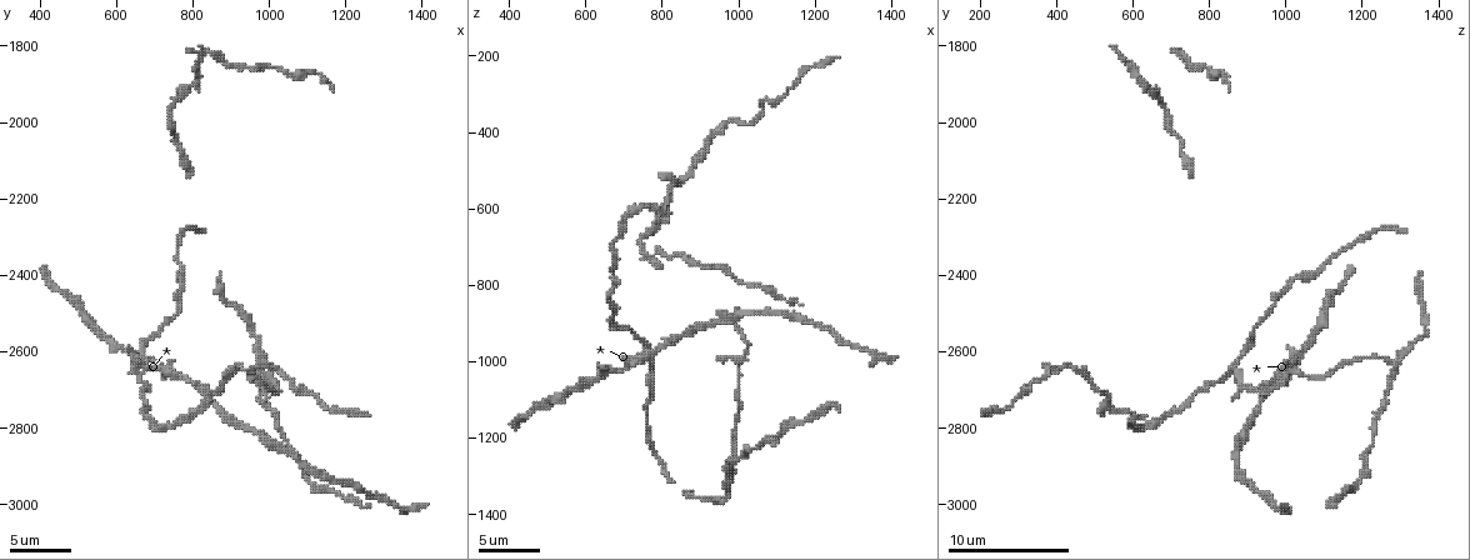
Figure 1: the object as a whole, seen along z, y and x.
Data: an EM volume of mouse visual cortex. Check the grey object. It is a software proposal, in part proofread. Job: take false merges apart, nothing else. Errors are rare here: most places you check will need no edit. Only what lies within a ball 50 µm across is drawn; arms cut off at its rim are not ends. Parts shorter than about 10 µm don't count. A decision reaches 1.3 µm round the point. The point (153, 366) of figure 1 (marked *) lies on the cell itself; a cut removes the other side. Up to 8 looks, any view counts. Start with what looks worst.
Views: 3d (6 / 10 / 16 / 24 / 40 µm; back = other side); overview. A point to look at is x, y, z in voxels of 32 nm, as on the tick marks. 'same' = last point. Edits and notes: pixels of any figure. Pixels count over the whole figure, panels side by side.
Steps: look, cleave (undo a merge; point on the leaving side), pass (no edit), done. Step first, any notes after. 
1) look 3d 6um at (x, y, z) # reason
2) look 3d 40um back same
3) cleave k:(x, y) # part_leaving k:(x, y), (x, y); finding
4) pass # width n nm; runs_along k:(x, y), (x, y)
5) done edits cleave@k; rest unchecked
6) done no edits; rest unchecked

look 3d 6um at (980, 2635, 370) # sudden change in width

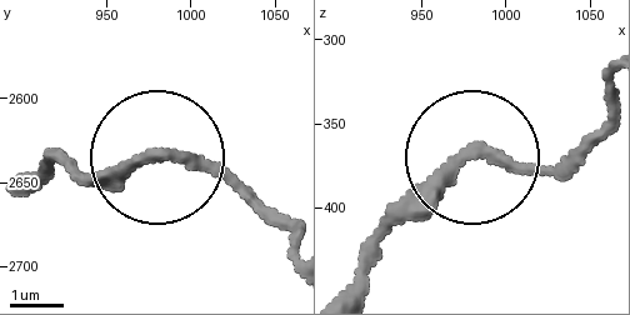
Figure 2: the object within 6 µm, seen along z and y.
look 3d 6um back at (984, 2632, 366)

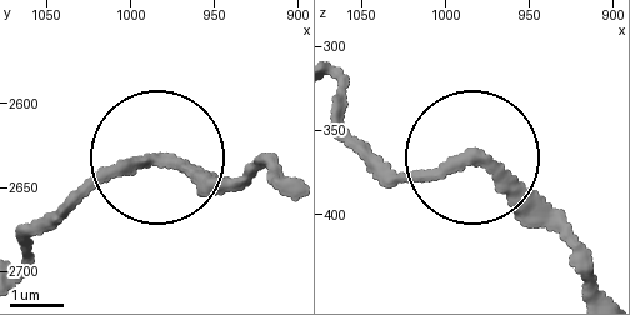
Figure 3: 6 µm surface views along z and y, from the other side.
pass # width 240 nm; runs_along 3:(593, 288), (471, 158), (391, 180), (369, 171); all the same cell

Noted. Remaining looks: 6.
look 3d 16um at (785, 2780, 605) # three arms meet

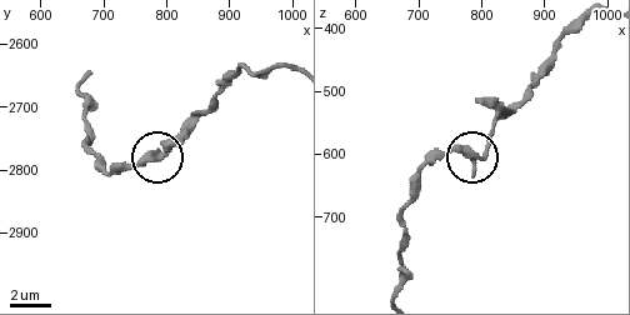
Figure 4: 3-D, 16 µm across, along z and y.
look 3d 6um at (785, 2775, 605) # zoom in

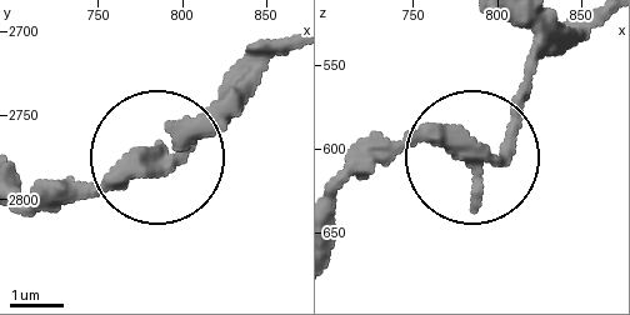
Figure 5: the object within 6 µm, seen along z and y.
pass # one cell here

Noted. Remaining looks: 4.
look 3d 10um at (1000, 2655, 1030) # thick turns thin

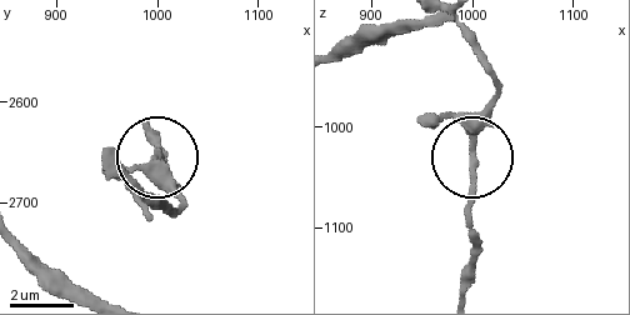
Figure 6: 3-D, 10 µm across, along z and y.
pass # all the same cell

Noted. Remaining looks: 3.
look 3d 16um at (990, 2630, 1160) # thick turns thin

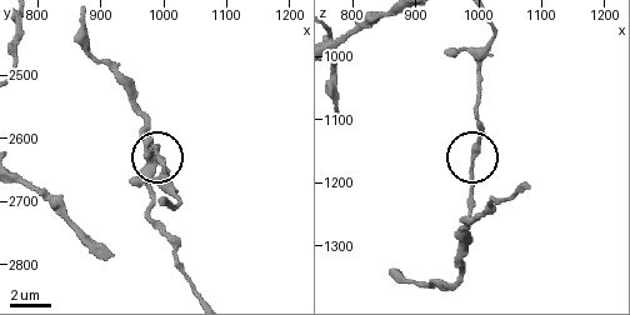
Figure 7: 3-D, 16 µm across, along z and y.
pass # width 240 nm; one cell here

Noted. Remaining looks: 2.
done no edits; rest unchecked

